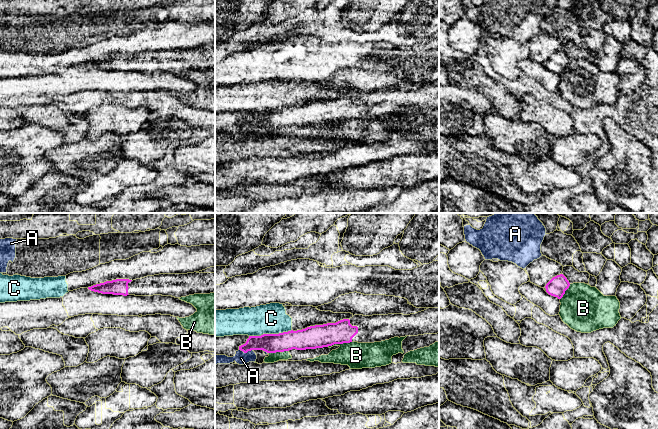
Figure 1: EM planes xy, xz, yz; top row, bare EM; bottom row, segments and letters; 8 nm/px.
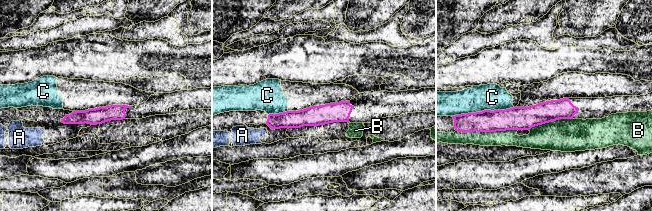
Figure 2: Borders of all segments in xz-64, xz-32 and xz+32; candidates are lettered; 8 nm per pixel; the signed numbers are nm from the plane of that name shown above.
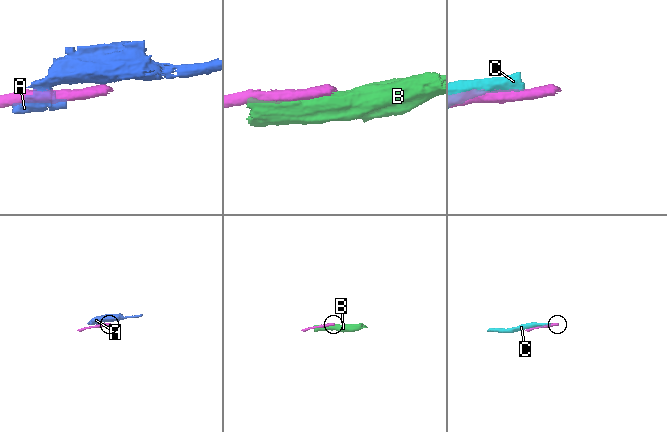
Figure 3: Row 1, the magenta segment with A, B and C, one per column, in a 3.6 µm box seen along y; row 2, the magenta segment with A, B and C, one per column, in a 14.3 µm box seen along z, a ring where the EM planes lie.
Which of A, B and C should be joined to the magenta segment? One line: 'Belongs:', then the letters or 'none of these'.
Belongs: none of these

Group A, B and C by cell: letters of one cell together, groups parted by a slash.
A / B / C

